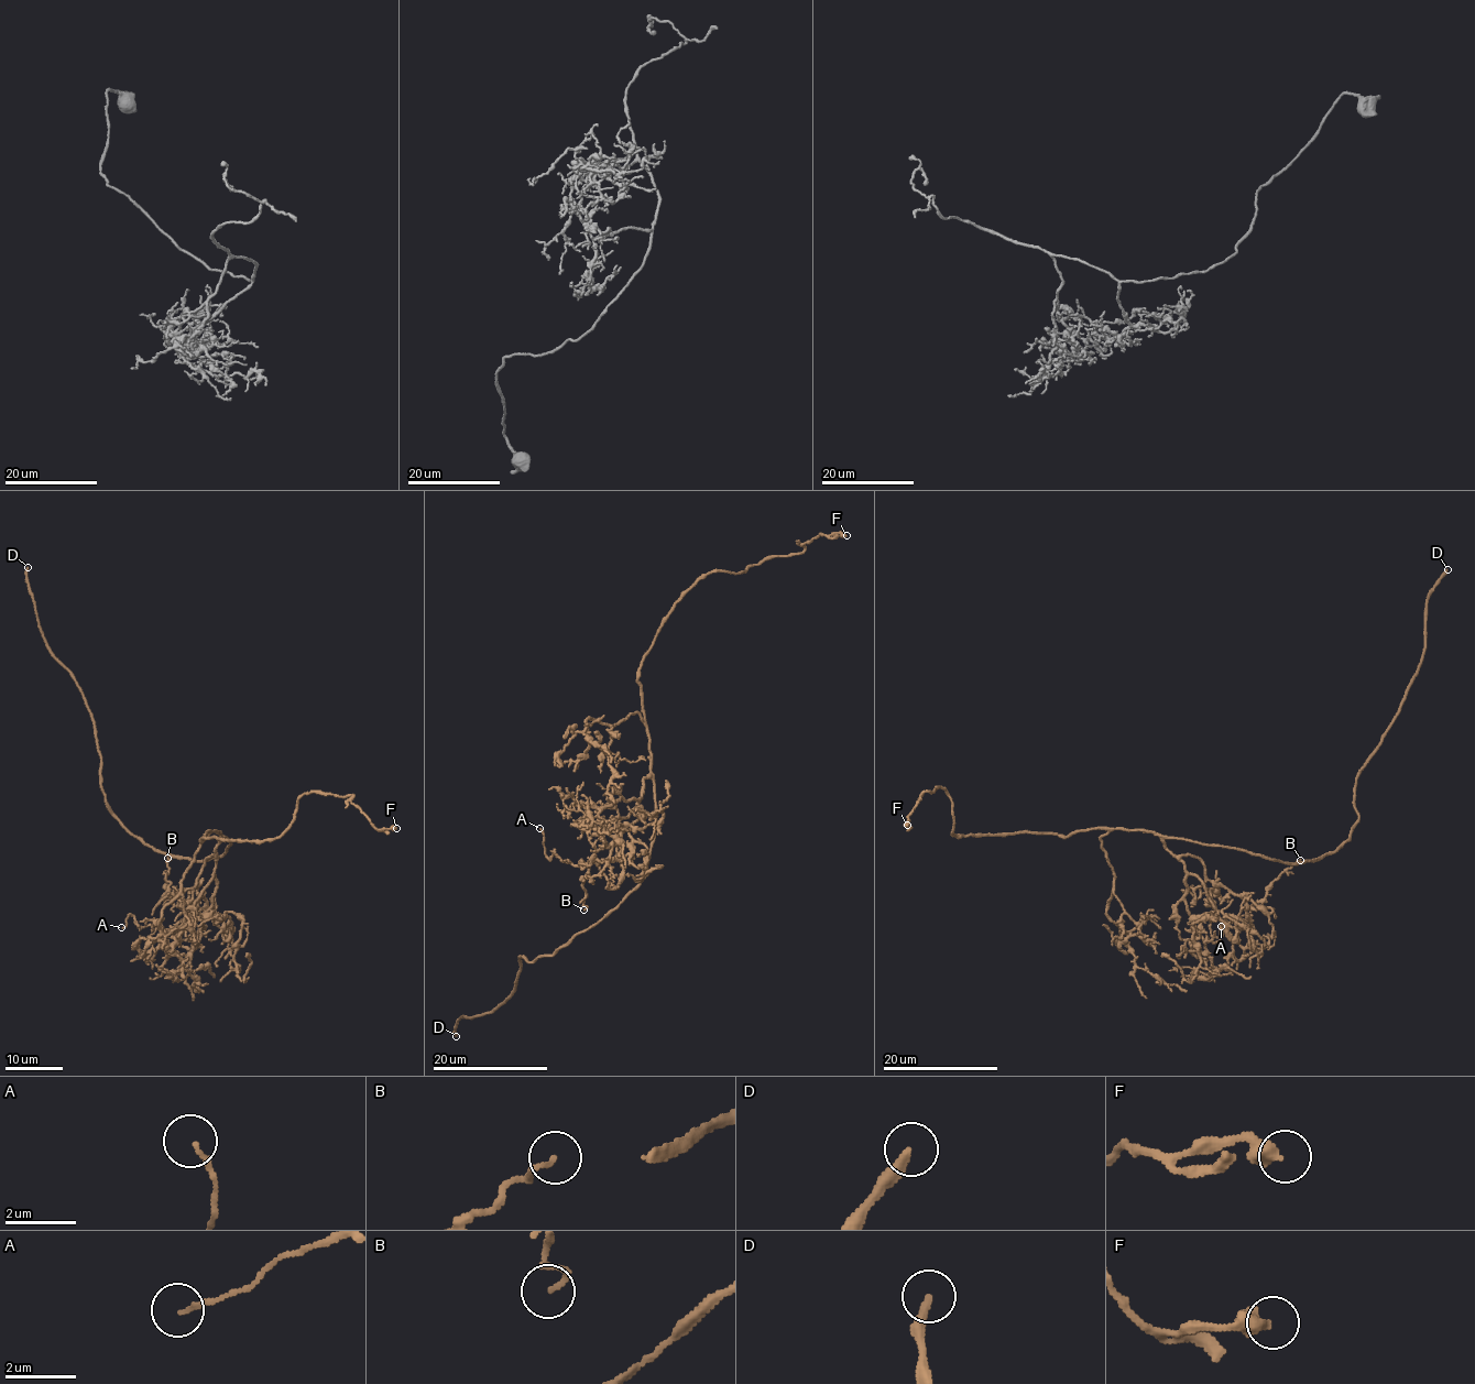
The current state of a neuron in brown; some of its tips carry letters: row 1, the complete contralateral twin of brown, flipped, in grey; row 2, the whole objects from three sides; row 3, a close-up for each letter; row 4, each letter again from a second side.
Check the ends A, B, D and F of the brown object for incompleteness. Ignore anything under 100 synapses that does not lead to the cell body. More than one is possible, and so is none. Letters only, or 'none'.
D

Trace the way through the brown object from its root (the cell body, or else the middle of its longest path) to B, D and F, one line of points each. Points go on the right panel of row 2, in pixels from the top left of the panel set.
B: (1227, 847), (1164, 839), (1176, 856), (1194, 856), (1209, 879), (1268, 913), (1250, 906), (1300, 860)
D: (1227, 847), (1302, 863), (1332, 853), (1348, 838), (1357, 819), (1356, 775), (1417, 673), (1428, 594), (1448, 569)
F: (1227, 847), (1121, 828), (1081, 829), (1067, 836), (954, 835), (951, 797), (942, 787), (922, 793), (907, 825)

